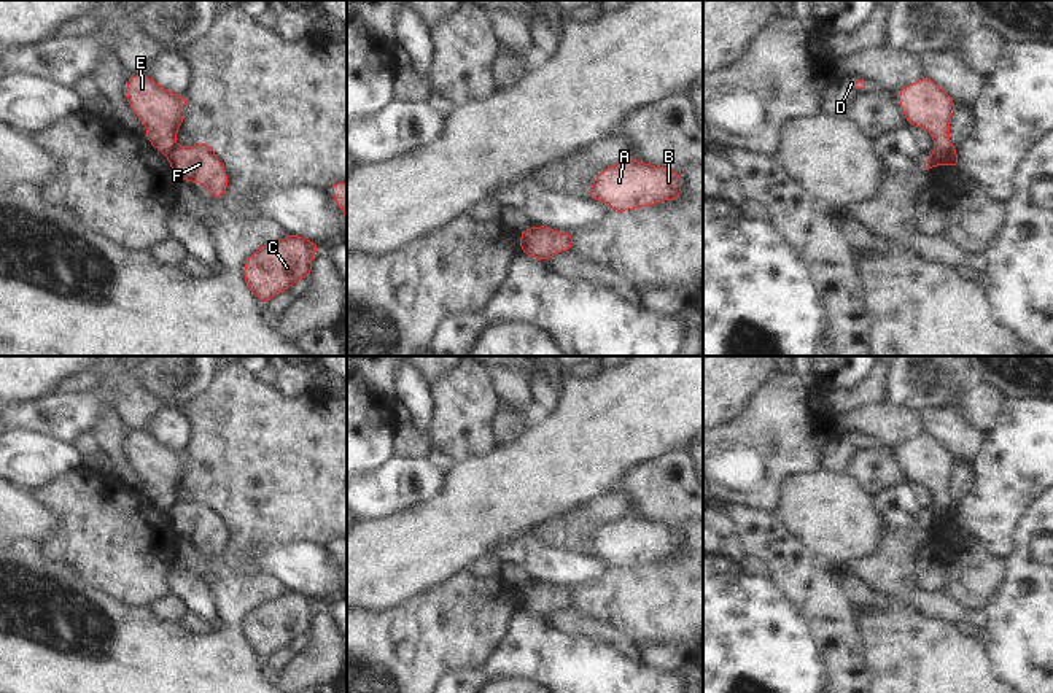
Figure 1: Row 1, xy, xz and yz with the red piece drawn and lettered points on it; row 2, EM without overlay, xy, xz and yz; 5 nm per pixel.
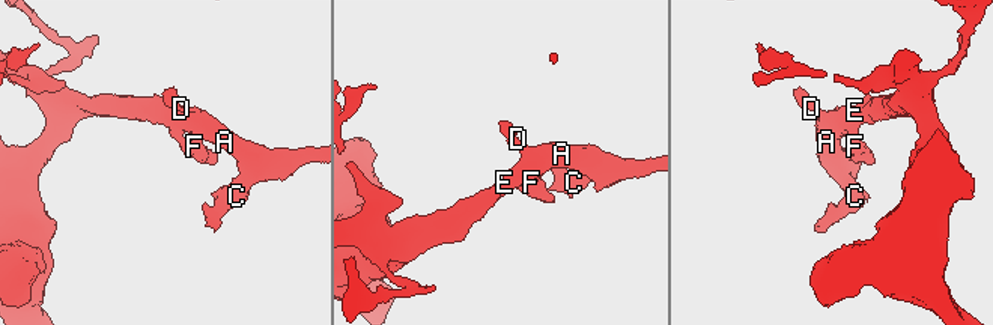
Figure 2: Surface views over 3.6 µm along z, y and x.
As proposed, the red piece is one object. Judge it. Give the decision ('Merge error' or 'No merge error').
Merge error

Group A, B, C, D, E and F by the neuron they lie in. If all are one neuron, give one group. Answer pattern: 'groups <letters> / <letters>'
groups A B C D E / F

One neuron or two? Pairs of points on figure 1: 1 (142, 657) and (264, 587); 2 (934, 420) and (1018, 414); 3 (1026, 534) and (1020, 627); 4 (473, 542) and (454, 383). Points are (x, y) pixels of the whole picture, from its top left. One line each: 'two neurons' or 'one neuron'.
1: one neuron
2: two neurons
3: one neuron
4: two neurons

